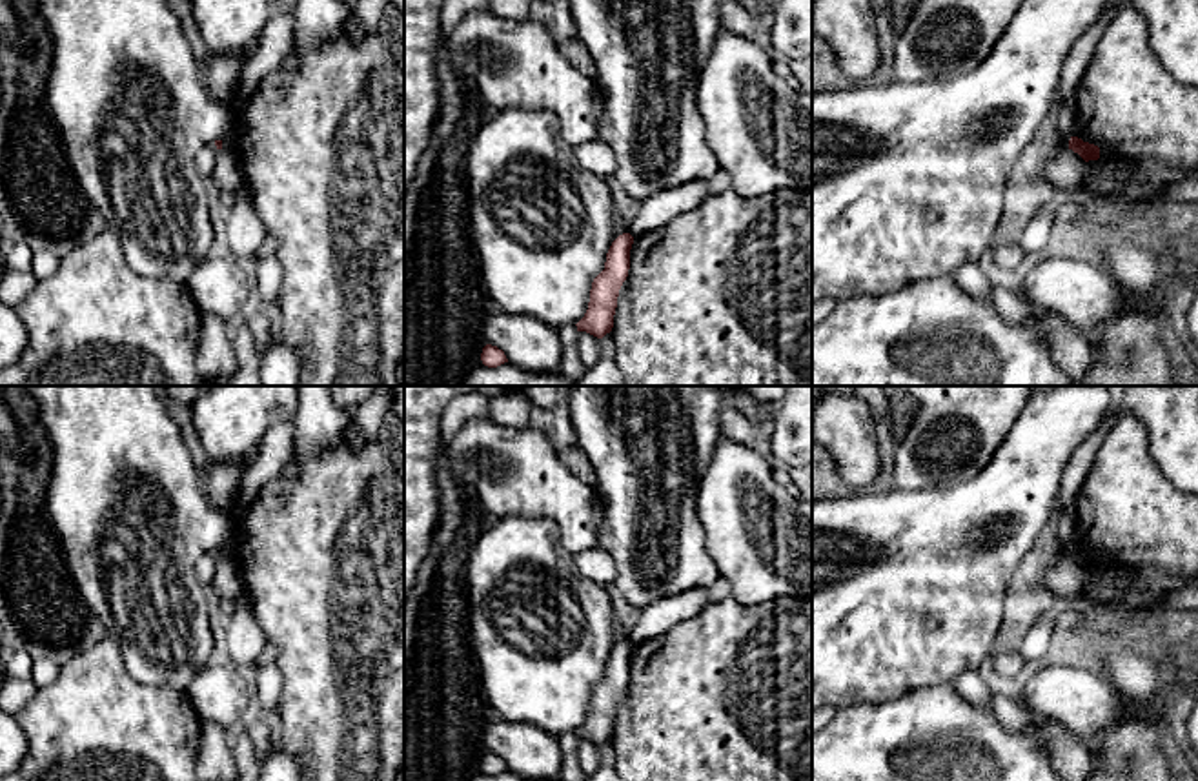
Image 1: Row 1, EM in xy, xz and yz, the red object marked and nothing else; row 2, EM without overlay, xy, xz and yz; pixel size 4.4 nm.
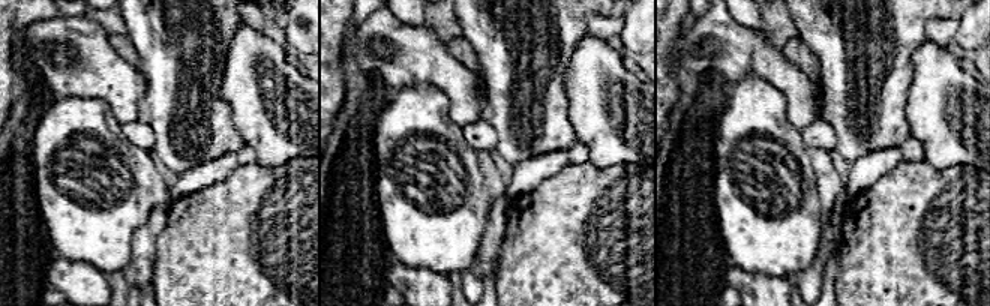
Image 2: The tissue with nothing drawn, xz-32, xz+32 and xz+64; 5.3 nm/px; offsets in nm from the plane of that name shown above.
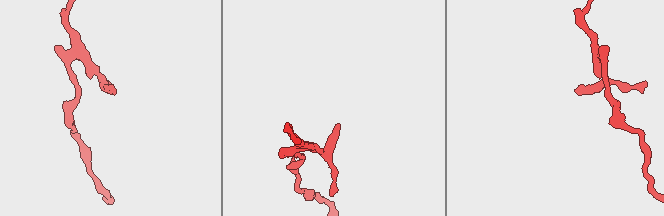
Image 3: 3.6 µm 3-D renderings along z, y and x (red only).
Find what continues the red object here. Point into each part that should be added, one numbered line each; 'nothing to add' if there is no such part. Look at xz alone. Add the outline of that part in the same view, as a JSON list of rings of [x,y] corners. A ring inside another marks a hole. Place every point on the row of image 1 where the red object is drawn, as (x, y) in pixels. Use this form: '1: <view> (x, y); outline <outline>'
nothing to add

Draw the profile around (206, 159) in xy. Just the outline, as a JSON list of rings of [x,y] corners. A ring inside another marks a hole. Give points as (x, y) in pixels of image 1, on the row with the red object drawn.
[[[209,142],[204,147],[200,147],[200,151],[195,157],[195,167],[200,173],[200,177],[206,178],[213,175],[213,169],[217,166],[217,155],[218,155],[218,149],[215,142]]]

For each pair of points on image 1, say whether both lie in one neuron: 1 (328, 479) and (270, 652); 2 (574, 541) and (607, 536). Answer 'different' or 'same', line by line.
1: different
2: different

